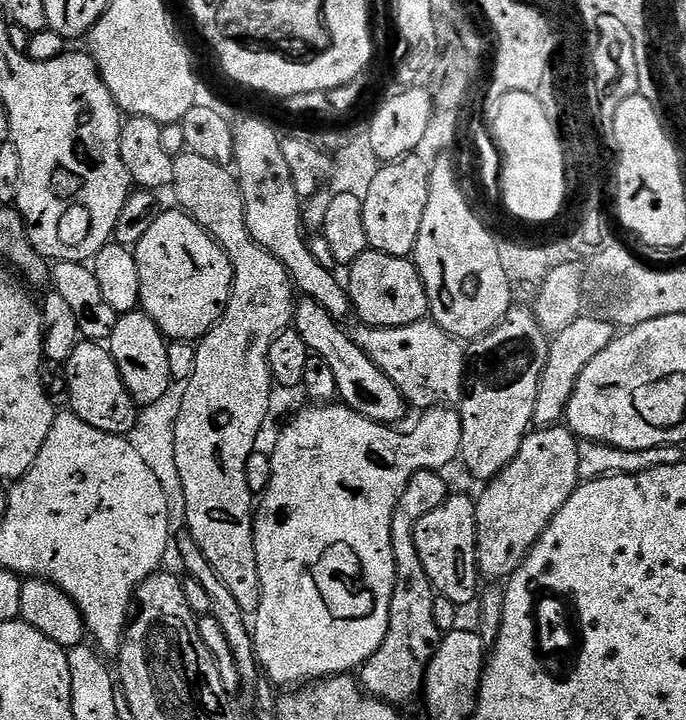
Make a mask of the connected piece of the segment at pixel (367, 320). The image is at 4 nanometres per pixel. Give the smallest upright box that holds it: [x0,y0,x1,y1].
[346,250,429,328]

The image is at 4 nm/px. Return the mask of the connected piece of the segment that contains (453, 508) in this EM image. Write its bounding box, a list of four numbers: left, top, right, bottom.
[414,494,482,606]

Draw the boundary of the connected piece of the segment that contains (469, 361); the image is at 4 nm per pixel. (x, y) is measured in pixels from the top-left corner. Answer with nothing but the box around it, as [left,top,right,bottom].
[458,306,549,482]

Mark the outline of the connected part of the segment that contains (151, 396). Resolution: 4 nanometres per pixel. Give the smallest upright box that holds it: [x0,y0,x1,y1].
[110,310,174,406]

